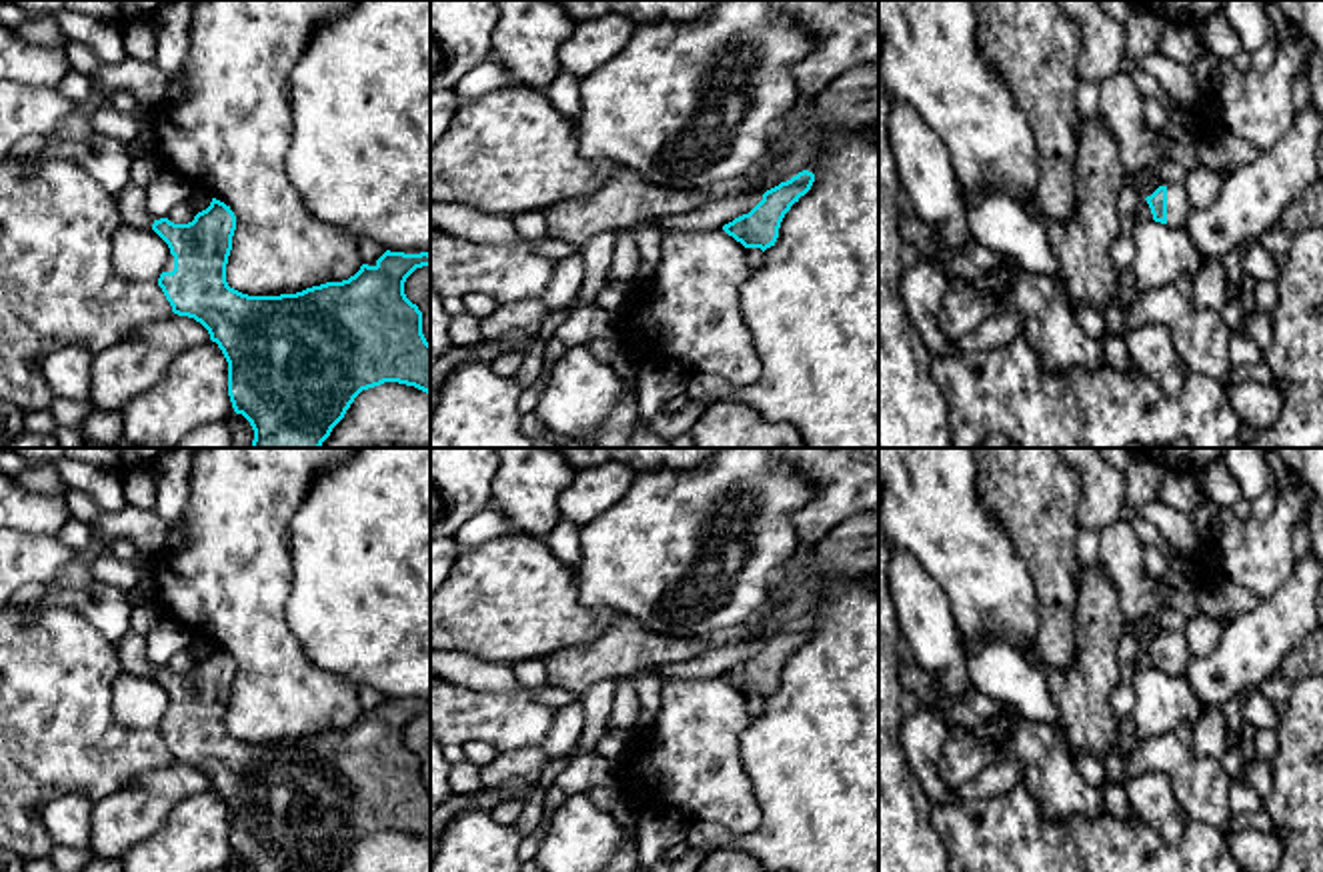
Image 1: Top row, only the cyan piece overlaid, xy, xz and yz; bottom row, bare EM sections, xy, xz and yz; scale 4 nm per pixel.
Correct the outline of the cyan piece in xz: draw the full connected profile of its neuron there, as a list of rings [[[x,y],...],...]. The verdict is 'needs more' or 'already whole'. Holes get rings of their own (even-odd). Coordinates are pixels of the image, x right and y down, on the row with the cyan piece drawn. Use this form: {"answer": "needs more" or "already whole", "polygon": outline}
{"answer": "already whole", "polygon": [[[799,172],[791,180],[767,190],[749,214],[725,224],[723,230],[745,248],[761,248],[765,252],[775,246],[785,214],[811,190],[813,182],[813,172]]]}

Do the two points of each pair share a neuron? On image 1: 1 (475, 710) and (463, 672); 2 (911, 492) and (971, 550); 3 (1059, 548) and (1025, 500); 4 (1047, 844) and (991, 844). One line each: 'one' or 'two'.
1: two
2: one
3: one
4: one

